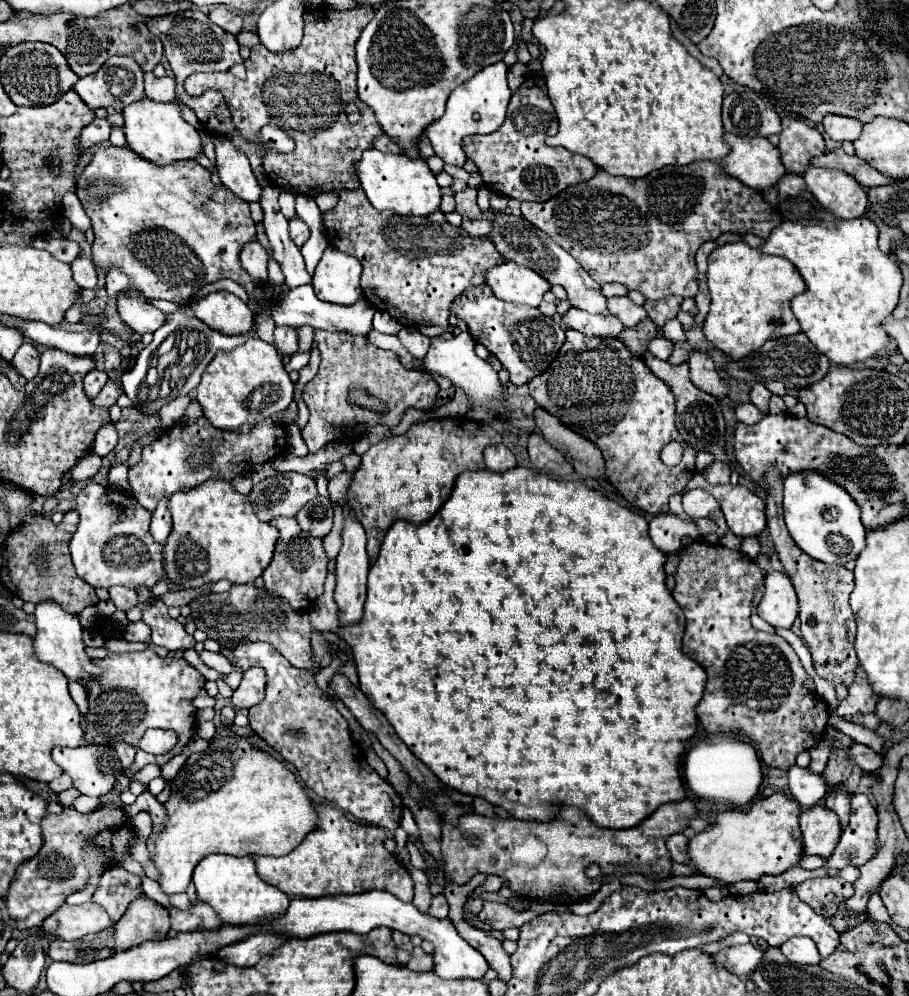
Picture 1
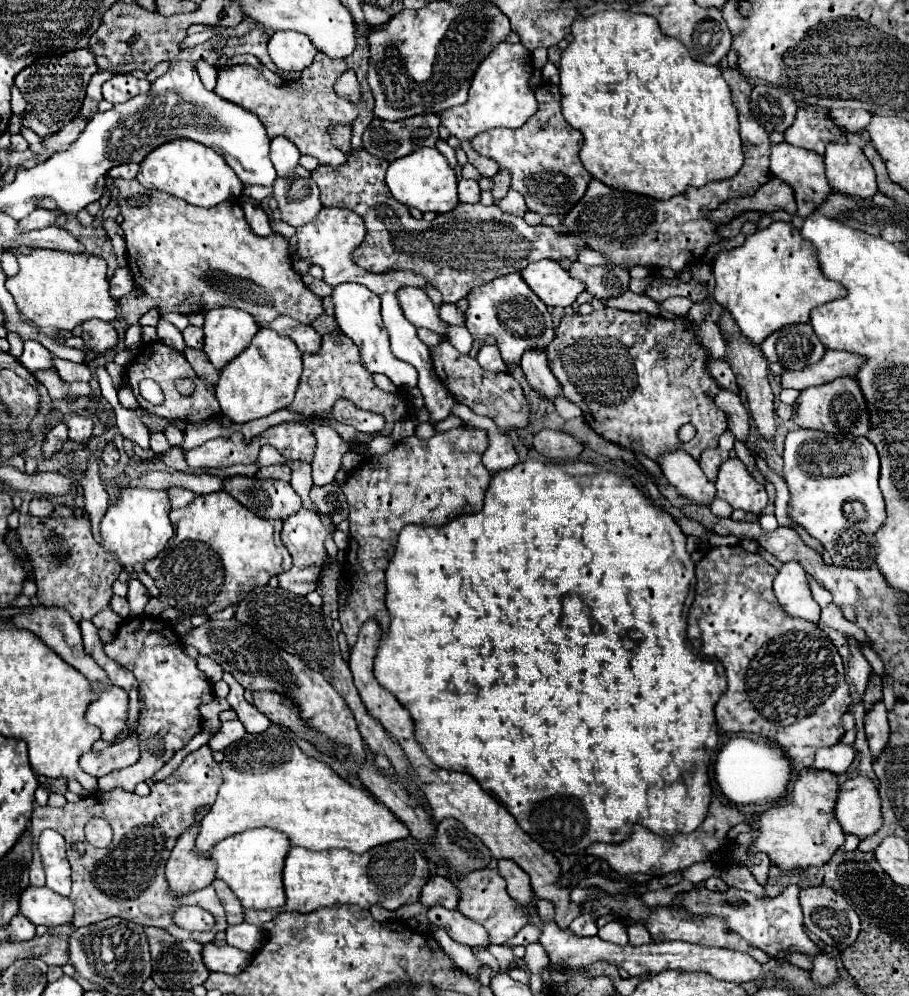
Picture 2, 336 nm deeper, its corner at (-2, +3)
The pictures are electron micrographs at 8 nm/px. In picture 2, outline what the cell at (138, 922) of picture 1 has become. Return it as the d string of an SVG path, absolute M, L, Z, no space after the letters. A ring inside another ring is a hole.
M206 805L206 809L198 809L196 823L178 837L176 847L172 849L172 855L166 863L166 879L168 879L172 893L176 895L186 895L190 891L204 889L214 881L214 861L210 861L210 853L194 853L194 837L198 837L198 821L204 817L206 811L210 811L210 805Z

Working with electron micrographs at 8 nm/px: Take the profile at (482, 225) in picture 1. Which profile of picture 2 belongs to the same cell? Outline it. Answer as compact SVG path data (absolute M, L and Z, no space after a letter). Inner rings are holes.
M502 171L502 173L498 173L492 181L494 181L492 195L494 195L496 201L500 201L500 199L508 193L508 189L510 189L510 173L508 173L508 171Z

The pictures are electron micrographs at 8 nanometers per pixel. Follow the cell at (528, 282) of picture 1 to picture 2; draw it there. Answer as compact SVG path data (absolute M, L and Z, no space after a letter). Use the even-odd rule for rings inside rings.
M542 259L538 263L530 263L524 271L520 271L528 287L546 303L568 307L576 301L576 297L586 291L582 281L570 277L560 263L552 259Z

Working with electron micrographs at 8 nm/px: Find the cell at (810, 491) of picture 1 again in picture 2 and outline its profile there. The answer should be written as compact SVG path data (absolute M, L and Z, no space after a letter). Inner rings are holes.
M796 429L786 435L784 479L790 491L788 517L794 523L802 525L810 537L824 545L834 565L852 569L874 565L874 533L886 519L884 497L878 489L878 471L878 451L866 437L854 437L848 433L824 433L812 429Z

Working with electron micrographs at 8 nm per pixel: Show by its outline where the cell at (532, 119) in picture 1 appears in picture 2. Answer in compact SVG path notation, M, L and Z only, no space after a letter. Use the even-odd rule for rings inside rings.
M540 85L536 89L538 111L522 129L490 129L472 139L474 151L498 161L500 169L512 173L512 189L520 191L526 205L540 215L564 215L586 193L592 175L584 169L578 151L582 147L582 133L568 125L560 111L558 85Z

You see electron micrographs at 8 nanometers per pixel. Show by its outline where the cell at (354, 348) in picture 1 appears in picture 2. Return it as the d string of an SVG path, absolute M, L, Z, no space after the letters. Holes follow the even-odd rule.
M334 331L330 335L324 335L320 353L316 353L316 355L306 353L304 355L304 371L300 377L300 387L298 387L296 397L288 409L294 413L304 413L304 415L314 415L314 417L324 419L348 443L370 443L374 435L358 433L356 429L350 429L348 425L334 421L330 417L330 407L334 405L336 399L350 399L360 409L370 409L370 411L382 415L386 419L386 435L390 435L392 425L408 413L408 405L400 393L386 393L374 385L372 375L360 363L360 353L358 353L354 341L350 341L350 337L346 337L342 331Z

